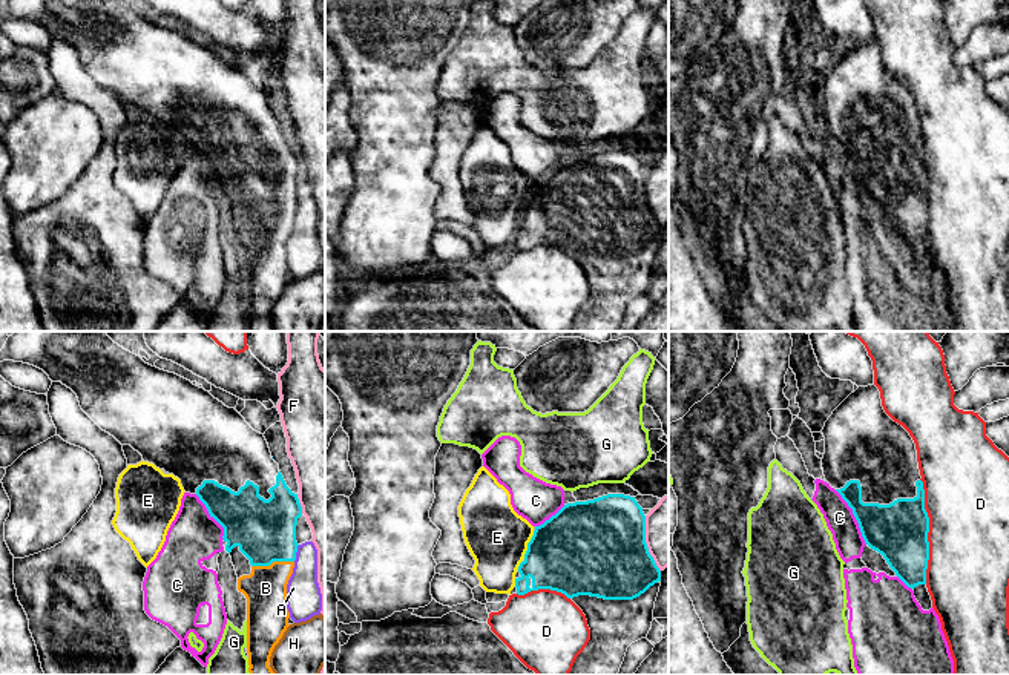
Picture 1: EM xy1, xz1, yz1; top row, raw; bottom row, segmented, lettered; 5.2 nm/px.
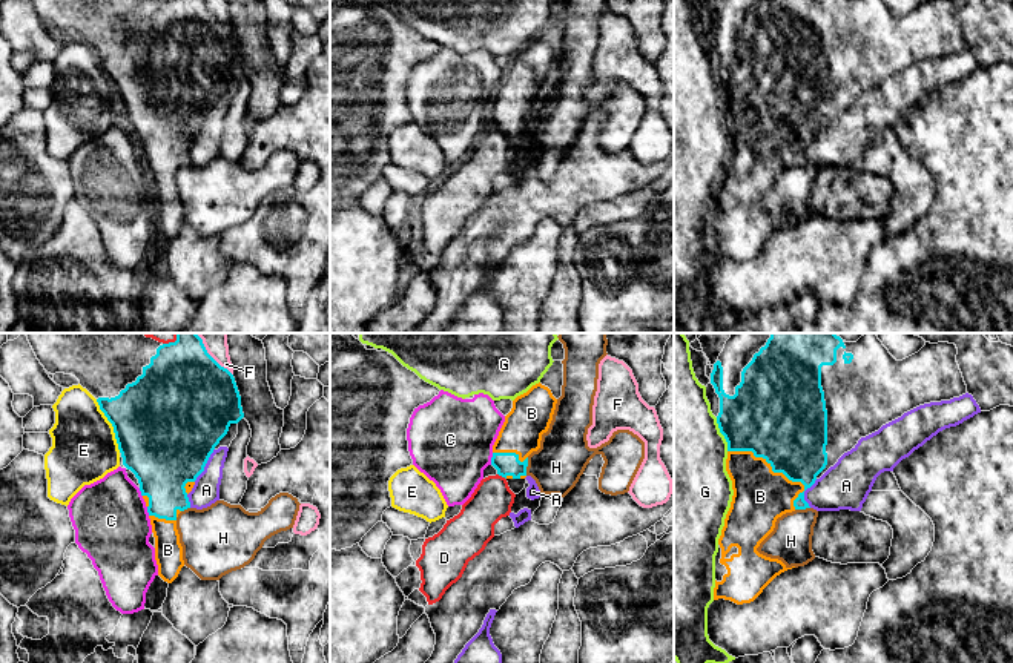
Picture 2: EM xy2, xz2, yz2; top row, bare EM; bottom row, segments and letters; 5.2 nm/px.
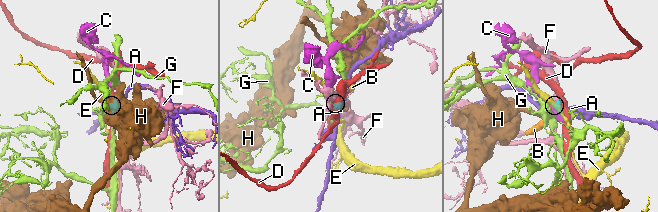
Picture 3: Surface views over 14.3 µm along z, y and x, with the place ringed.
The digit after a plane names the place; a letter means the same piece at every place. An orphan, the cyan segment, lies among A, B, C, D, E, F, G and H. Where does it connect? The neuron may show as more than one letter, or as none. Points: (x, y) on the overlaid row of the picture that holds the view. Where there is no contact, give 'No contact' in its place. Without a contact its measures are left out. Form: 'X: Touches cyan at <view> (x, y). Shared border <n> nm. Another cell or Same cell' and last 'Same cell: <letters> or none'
A: Touches cyan at xy2 (204, 465). Shared border 200 nm. Another cell
B: Touches cyan at yz2 (777, 471). Shared border 480 nm. Same cell
C: Touches cyan at yz1 (854, 516). Shared border 340 nm. Another cell
D: Touches cyan at yz1 (928, 531). Shared border 550 nm. Another cell
E: Touches cyan at xy2 (112, 425). Shared border 300 nm. Another cell
F: Touches cyan at xy1 (301, 507). Shared border 80 nm. Another cell
G: Touches cyan at yz2 (722, 433). Shared border 190 nm. Another cell
H: Touches cyan at xz2 (527, 465). Shared border 100 nm. Another cell
Same cell: B

